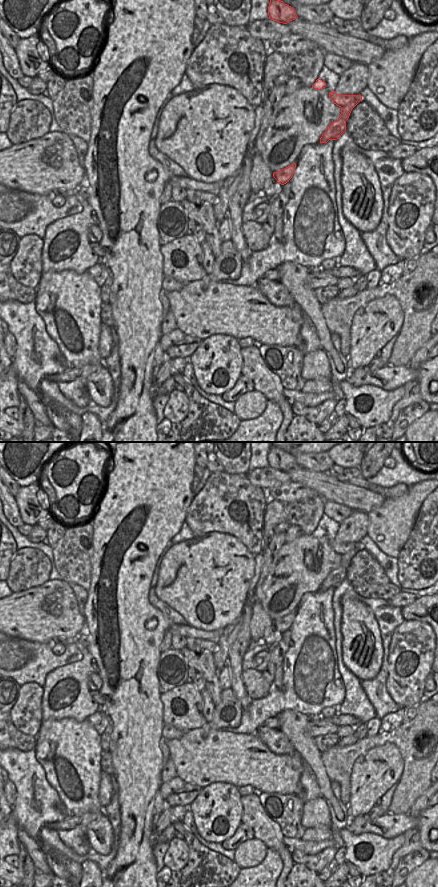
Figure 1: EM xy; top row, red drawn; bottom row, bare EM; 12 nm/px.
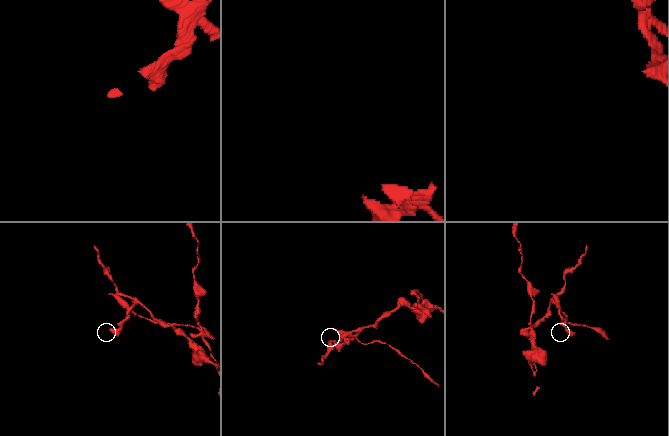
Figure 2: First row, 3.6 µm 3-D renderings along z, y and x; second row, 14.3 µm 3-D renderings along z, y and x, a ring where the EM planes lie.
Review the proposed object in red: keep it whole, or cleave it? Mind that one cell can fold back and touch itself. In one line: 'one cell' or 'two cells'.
two cells

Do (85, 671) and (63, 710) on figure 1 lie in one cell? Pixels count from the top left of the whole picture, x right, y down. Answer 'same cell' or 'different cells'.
same cell

